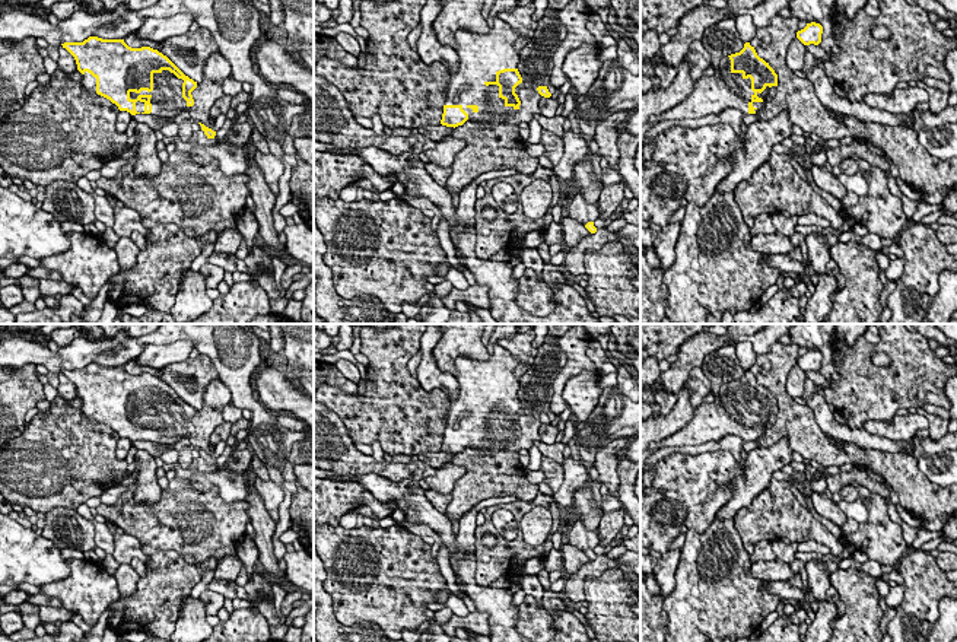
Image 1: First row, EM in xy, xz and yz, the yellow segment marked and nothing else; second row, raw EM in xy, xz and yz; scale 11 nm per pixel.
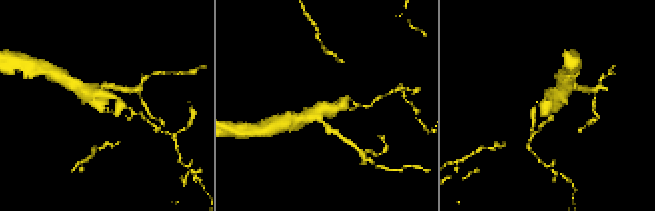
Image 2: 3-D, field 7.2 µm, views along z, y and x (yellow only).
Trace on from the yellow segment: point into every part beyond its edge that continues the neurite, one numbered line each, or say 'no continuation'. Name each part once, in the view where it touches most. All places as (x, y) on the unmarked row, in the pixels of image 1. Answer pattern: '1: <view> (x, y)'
1: xy (167, 426)

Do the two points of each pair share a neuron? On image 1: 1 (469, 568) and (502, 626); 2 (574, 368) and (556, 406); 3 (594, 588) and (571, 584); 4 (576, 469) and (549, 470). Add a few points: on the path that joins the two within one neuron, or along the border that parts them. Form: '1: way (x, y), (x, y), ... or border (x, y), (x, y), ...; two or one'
1: way (469, 582), (496, 612); one
2: way (563, 377), (558, 385), (556, 396); one
3: border (611, 568), (587, 579), (584, 600); two
4: border (562, 464), (562, 485), (553, 493); two

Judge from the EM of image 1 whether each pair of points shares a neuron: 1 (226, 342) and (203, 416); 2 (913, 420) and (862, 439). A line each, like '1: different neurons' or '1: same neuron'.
1: different neurons
2: different neurons

